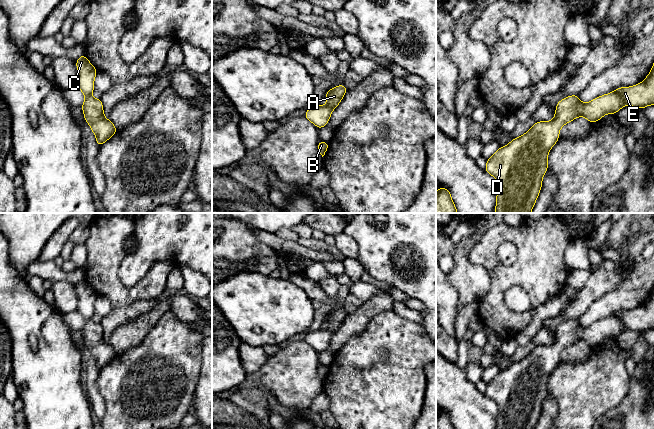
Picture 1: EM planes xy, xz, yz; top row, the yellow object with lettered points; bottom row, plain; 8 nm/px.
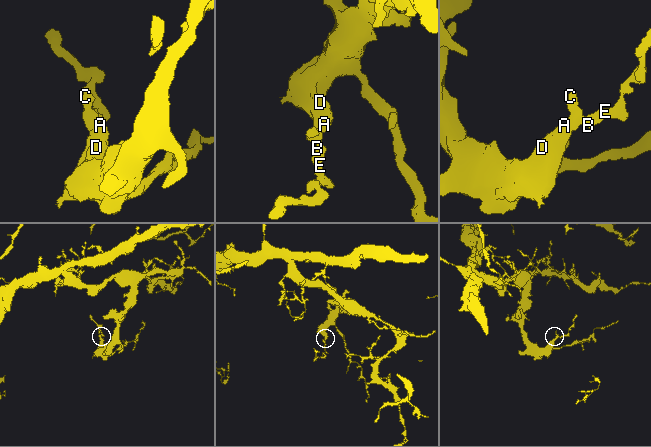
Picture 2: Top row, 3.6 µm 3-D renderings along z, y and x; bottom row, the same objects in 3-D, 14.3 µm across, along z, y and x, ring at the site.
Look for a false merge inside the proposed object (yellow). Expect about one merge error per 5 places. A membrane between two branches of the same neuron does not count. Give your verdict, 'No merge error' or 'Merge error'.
No merge error

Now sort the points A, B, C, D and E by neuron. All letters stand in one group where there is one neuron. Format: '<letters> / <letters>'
A B C D E

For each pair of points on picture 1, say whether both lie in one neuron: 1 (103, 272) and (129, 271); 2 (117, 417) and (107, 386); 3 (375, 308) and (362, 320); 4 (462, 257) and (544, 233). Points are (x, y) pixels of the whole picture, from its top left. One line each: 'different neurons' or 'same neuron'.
1: different neurons
2: same neuron
3: same neuron
4: different neurons

